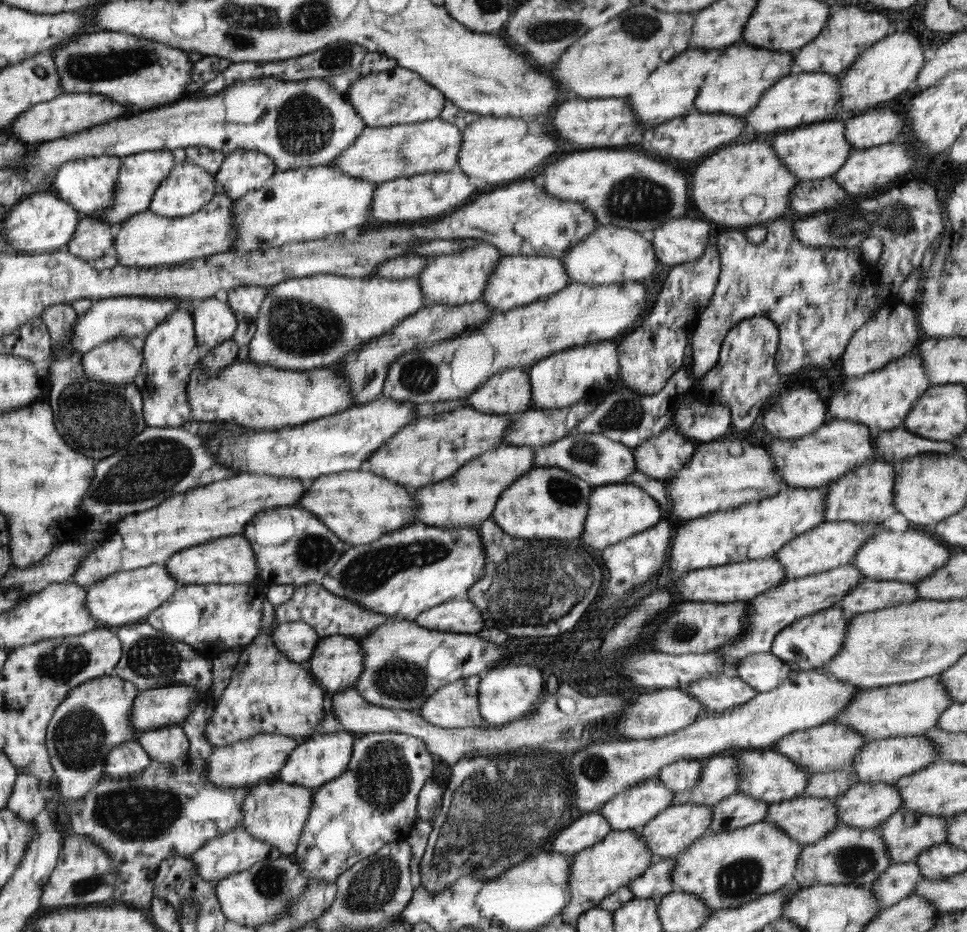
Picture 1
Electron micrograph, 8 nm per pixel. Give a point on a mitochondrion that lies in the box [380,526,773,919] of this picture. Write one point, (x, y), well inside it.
(509, 807)

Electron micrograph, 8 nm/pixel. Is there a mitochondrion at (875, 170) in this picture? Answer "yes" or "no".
no

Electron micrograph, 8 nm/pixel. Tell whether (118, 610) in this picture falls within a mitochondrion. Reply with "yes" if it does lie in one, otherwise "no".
no

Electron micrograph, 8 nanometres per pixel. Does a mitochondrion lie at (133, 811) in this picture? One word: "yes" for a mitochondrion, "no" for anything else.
yes

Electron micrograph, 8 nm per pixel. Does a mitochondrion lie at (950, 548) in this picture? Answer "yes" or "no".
no

